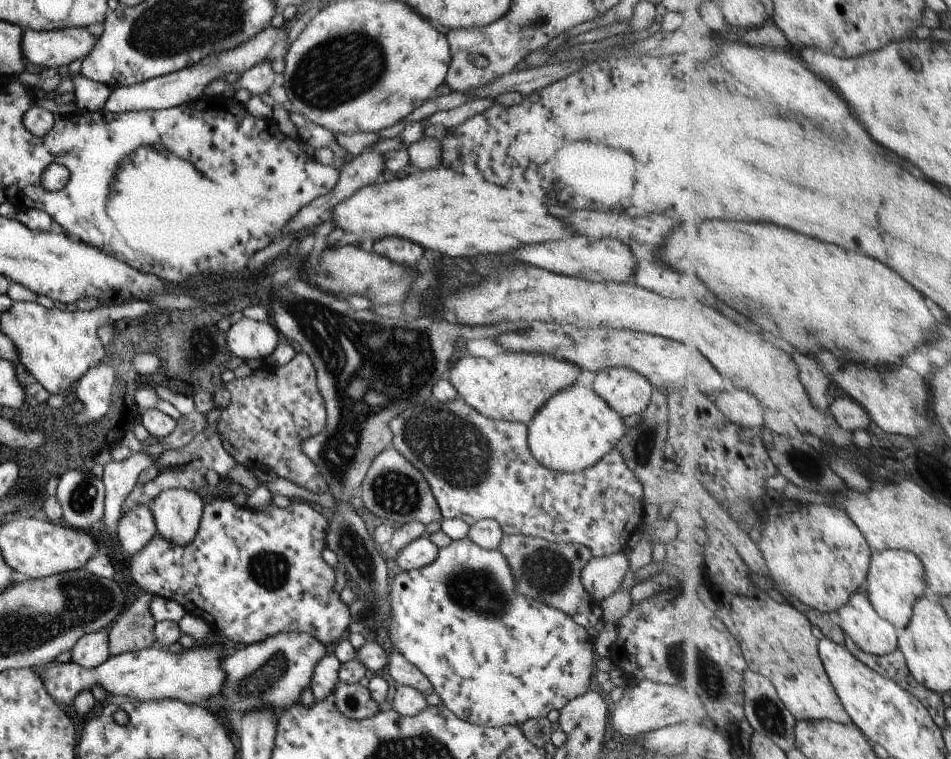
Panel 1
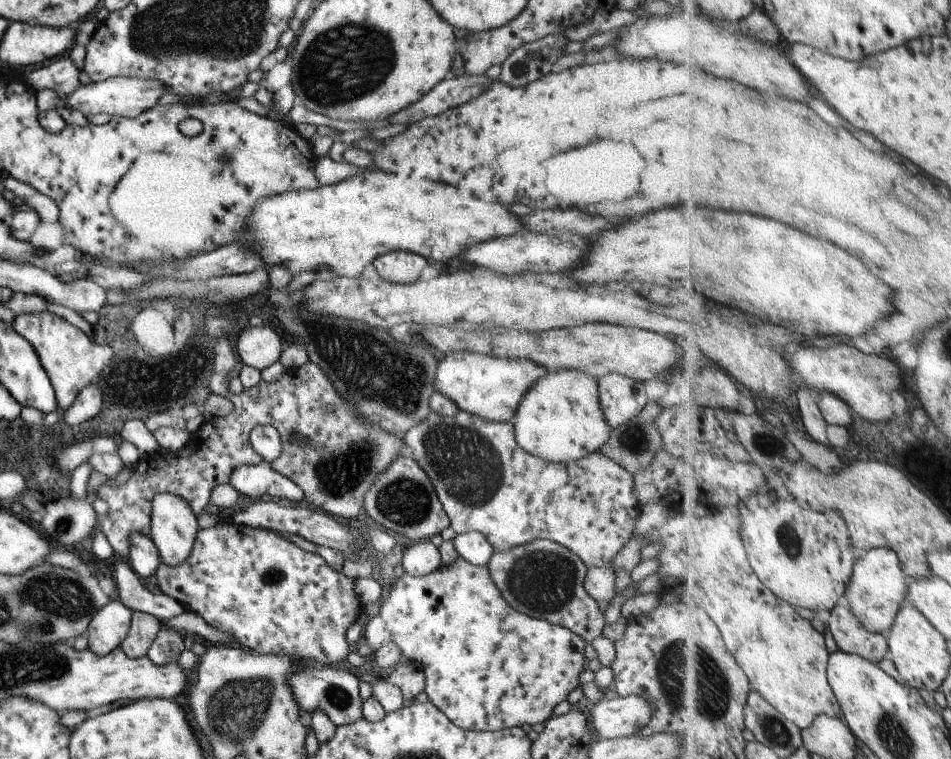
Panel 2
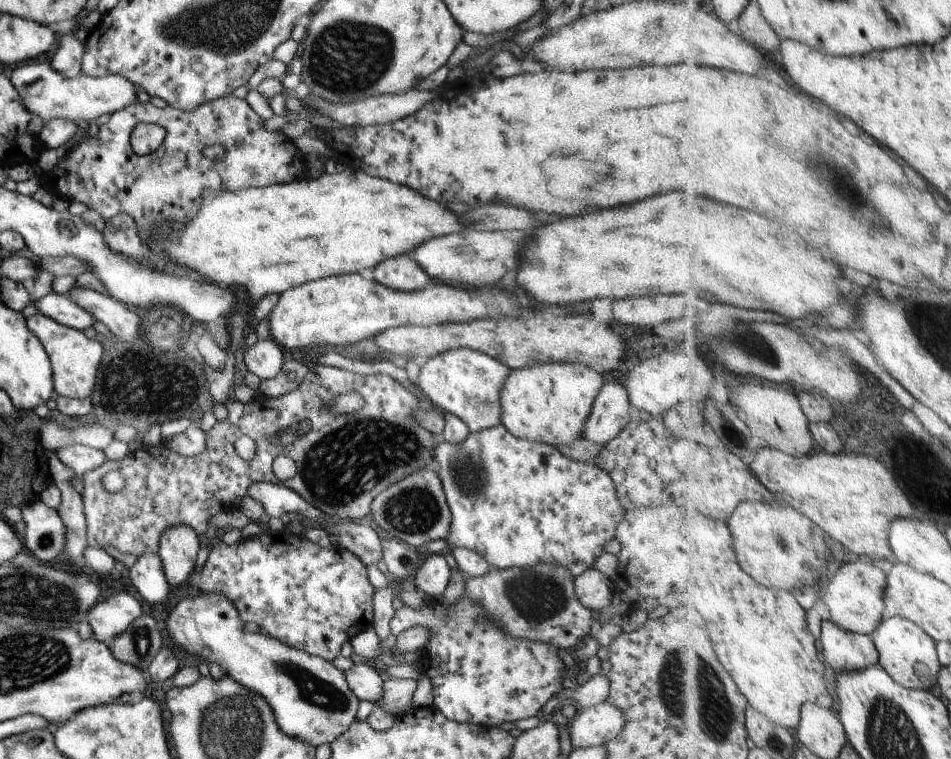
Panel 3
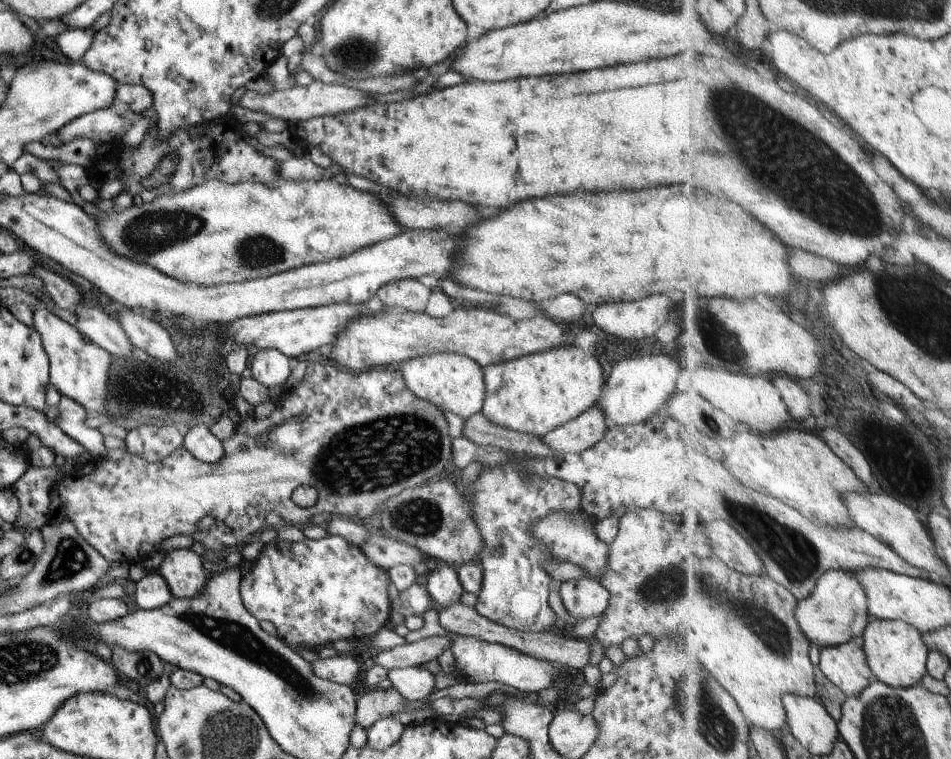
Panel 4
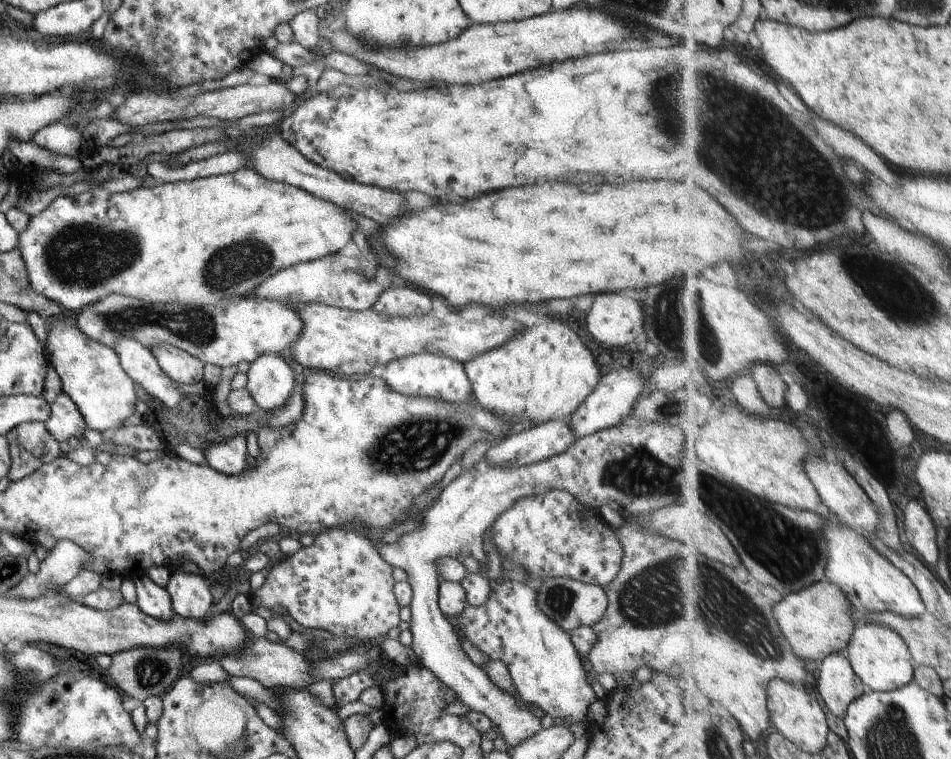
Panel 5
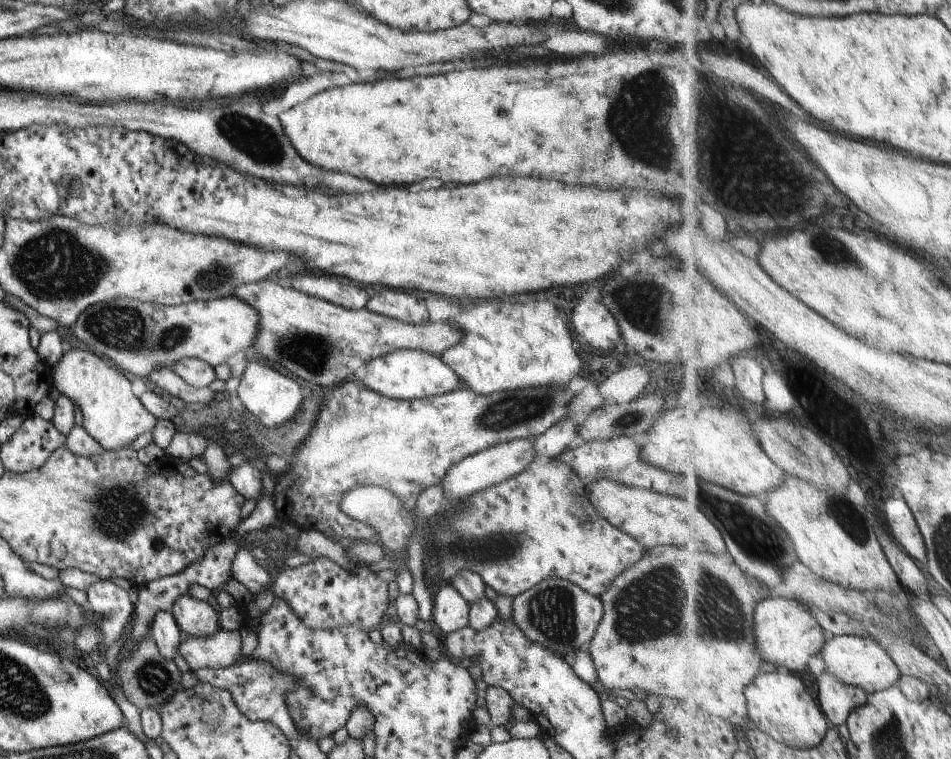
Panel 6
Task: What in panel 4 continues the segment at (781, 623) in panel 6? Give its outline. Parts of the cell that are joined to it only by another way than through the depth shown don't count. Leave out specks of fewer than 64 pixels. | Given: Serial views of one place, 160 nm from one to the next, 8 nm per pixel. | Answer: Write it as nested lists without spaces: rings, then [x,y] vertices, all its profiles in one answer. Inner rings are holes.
[[[829,570],[820,578],[815,591],[806,600],[798,602],[796,609],[797,623],[819,649],[860,640],[871,619],[868,595],[853,571]]]

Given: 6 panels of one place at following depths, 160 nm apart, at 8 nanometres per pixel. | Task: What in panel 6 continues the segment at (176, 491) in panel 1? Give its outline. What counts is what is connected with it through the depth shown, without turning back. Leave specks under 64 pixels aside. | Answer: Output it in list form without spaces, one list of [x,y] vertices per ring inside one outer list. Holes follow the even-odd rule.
[[[185,593],[173,601],[169,611],[181,632],[202,637],[220,628],[218,614],[213,610],[207,601],[197,600]]]

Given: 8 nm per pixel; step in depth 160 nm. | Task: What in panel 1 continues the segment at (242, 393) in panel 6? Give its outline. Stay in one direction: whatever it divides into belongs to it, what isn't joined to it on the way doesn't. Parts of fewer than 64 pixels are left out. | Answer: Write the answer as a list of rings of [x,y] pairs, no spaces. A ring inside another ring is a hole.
[[[241,317],[225,325],[225,344],[229,352],[242,361],[265,361],[281,342],[281,337],[266,321],[255,322]]]

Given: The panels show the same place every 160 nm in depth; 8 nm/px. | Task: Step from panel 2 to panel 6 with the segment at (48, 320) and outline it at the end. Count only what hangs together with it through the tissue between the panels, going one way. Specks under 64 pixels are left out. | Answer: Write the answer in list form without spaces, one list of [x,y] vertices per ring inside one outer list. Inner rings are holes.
[[[64,347],[62,355],[53,362],[52,386],[59,395],[65,395],[81,412],[82,427],[85,432],[105,451],[115,451],[130,446],[131,441],[142,432],[149,432],[155,424],[156,418],[143,409],[140,398],[136,398],[129,389],[130,377],[123,373],[113,362],[105,357],[97,356],[91,351],[82,350],[78,347]]]

